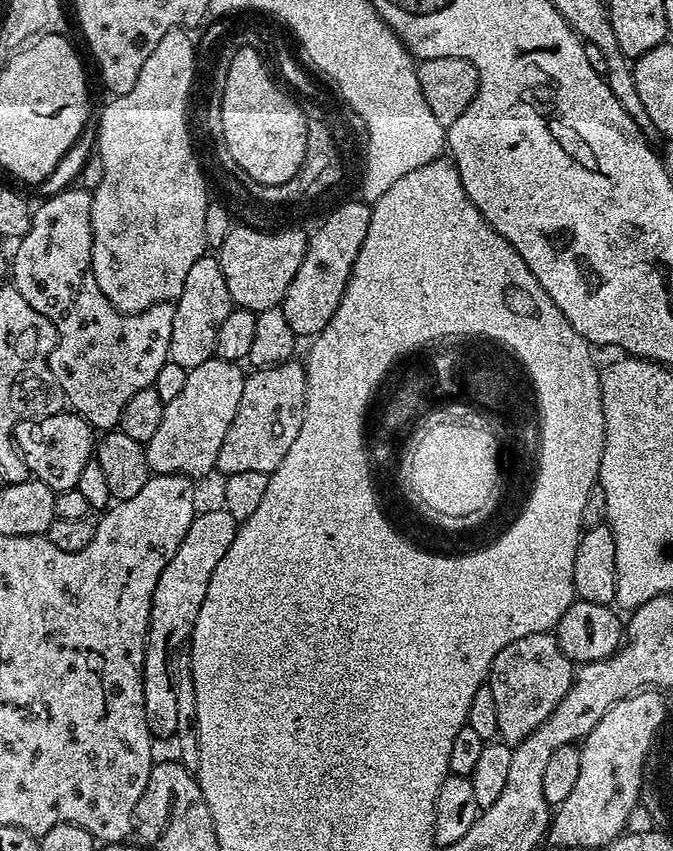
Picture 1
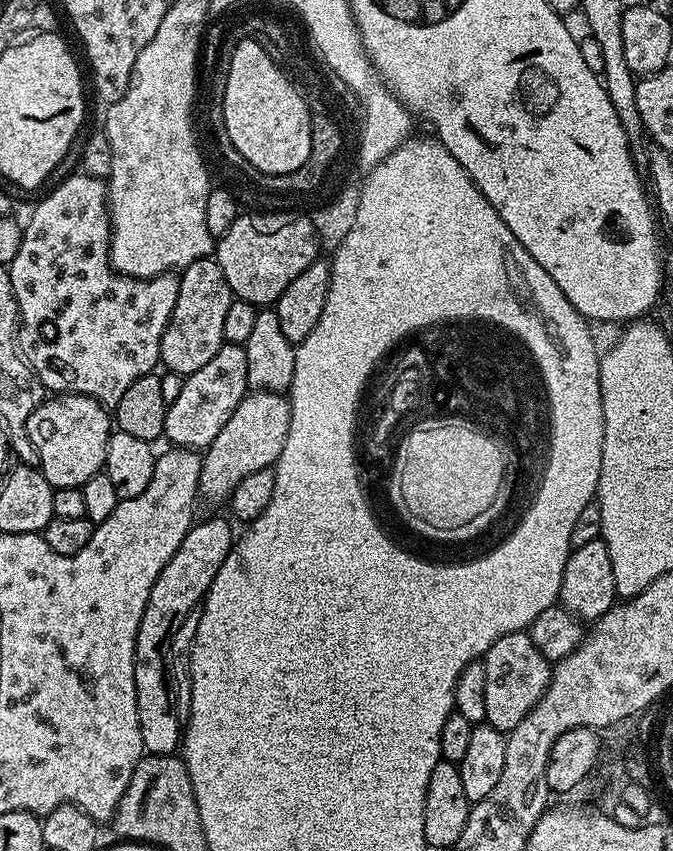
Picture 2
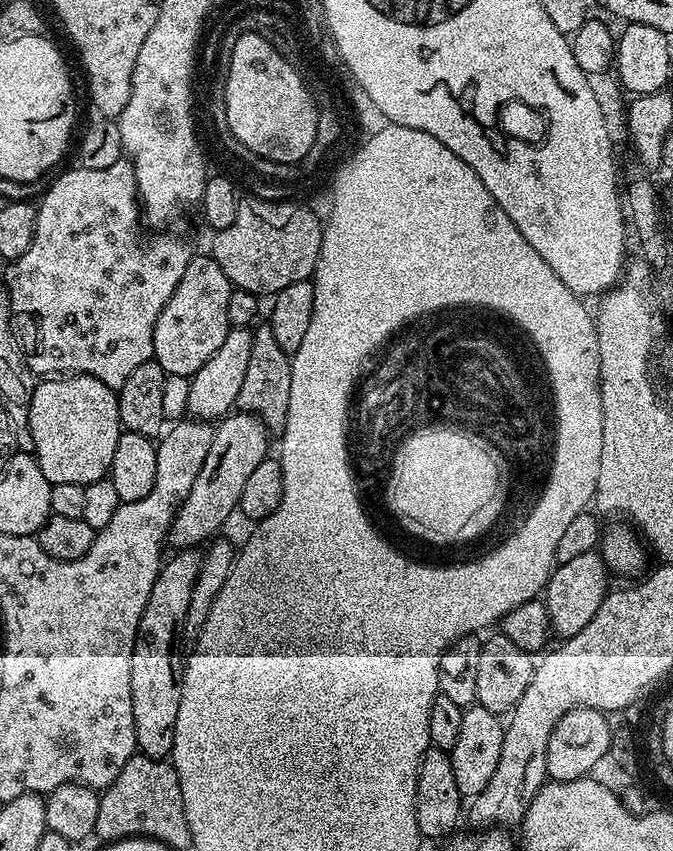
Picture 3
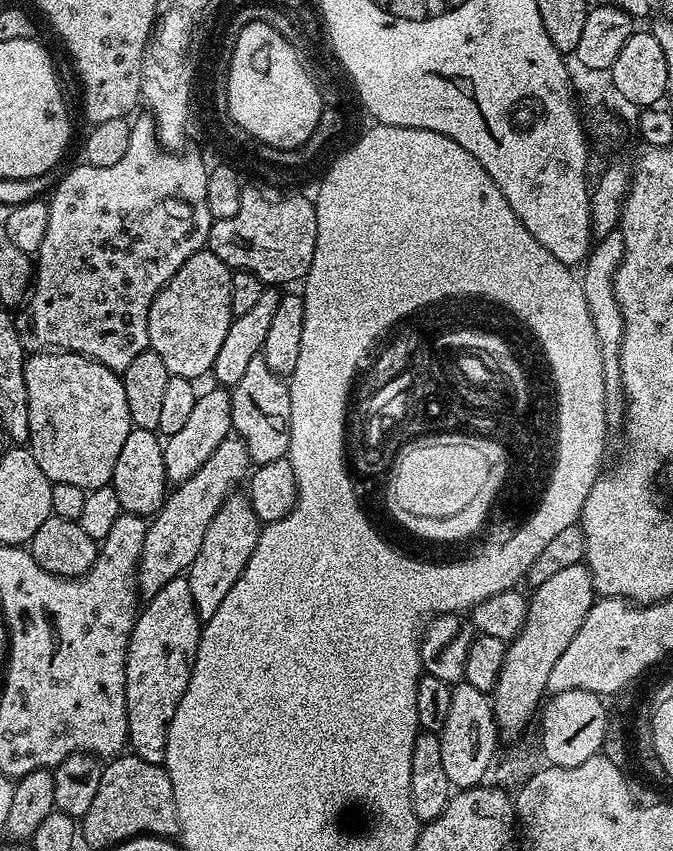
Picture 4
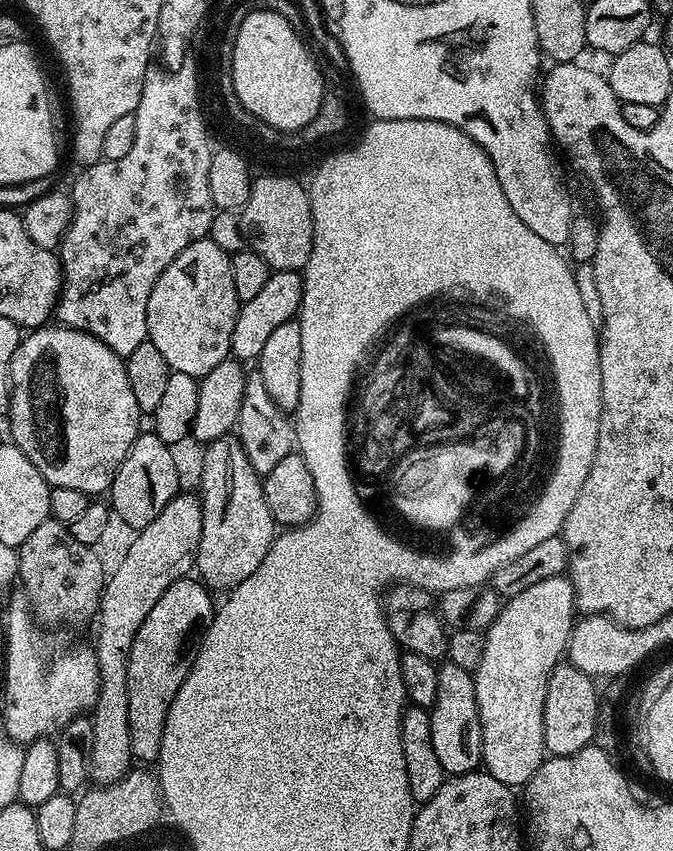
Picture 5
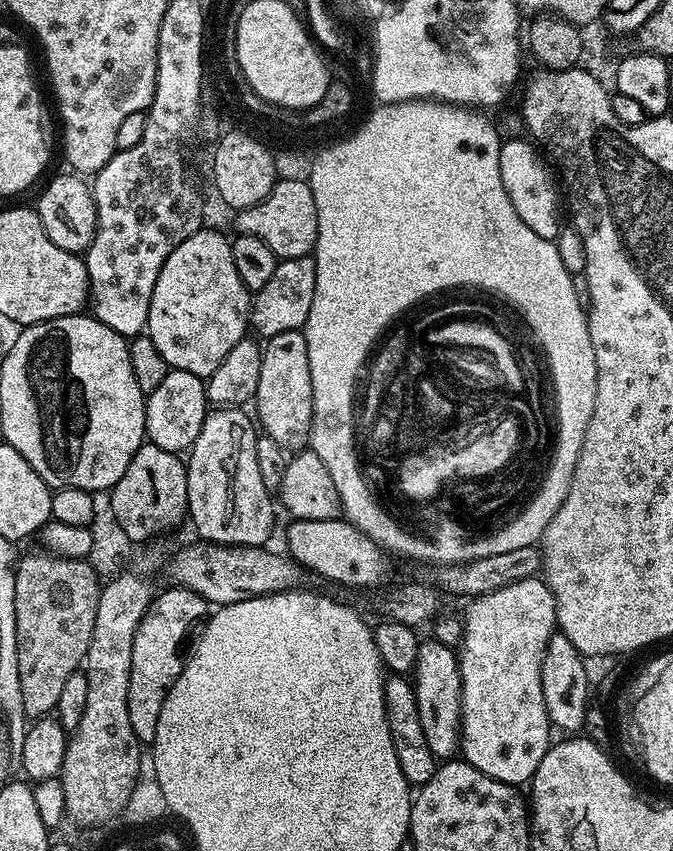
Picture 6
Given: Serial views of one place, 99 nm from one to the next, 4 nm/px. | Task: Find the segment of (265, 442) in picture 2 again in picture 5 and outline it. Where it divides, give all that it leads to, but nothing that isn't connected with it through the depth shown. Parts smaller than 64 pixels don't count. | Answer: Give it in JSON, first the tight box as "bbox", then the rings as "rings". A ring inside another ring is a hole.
{"bbox":[88,494,202,785],"rings":[[[178,494],[170,502],[166,502],[166,506],[162,510],[162,514],[158,514],[158,518],[154,518],[154,522],[150,522],[145,528],[139,529],[135,533],[136,536],[128,544],[128,549],[124,552],[124,557],[116,564],[116,569],[111,569],[110,575],[104,581],[104,592],[100,595],[100,610],[98,613],[98,621],[100,625],[96,628],[96,644],[94,643],[94,651],[96,654],[96,661],[98,662],[98,670],[100,671],[100,693],[96,699],[96,706],[90,713],[92,722],[92,729],[94,730],[94,746],[90,754],[90,762],[88,763],[89,777],[97,785],[112,784],[116,780],[120,780],[133,767],[134,757],[130,750],[130,718],[128,717],[128,659],[130,658],[130,646],[134,642],[134,634],[138,634],[138,626],[142,626],[142,622],[146,622],[146,614],[150,614],[150,609],[154,607],[154,602],[158,602],[158,598],[162,598],[162,594],[166,594],[166,590],[174,582],[185,579],[193,571],[196,554],[200,551],[200,539],[202,538],[202,506],[200,505],[199,495],[192,494],[192,496],[184,496],[185,494]]]}

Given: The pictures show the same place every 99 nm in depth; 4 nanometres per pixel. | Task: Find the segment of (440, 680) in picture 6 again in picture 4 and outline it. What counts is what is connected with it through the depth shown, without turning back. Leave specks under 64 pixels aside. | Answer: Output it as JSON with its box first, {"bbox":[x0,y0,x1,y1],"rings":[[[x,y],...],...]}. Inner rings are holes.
{"bbox":[438,682,498,789],"rings":[[[467,682],[455,685],[450,711],[446,714],[446,726],[442,726],[438,735],[442,746],[442,767],[446,769],[446,778],[450,778],[453,789],[481,787],[485,783],[484,775],[493,771],[497,759],[498,729],[489,693],[474,690],[474,686]]]}

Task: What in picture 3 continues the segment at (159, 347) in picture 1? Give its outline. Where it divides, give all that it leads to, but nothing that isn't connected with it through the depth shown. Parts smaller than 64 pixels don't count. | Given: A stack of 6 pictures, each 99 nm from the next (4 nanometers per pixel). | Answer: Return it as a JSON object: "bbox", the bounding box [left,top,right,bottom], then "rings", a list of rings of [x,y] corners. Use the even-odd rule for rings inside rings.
{"bbox":[6,158,194,390],"rings":[[[127,158],[114,162],[114,166],[106,166],[106,170],[73,166],[69,172],[62,173],[49,186],[48,193],[38,200],[34,238],[30,238],[30,246],[26,249],[26,254],[22,254],[7,265],[8,277],[6,277],[10,323],[29,372],[40,378],[48,378],[53,374],[93,376],[98,378],[98,382],[106,382],[106,386],[119,390],[126,382],[126,378],[130,378],[130,374],[134,374],[134,370],[142,366],[142,362],[153,359],[154,326],[158,322],[158,314],[162,314],[162,306],[170,302],[170,294],[174,294],[182,274],[186,274],[186,266],[192,260],[194,252],[193,249],[188,249],[186,241],[179,240],[176,236],[164,236],[168,234],[157,235],[160,237],[153,244],[143,248],[140,245],[140,228],[142,229],[142,209],[140,198],[136,195],[136,175],[132,169],[132,161]]]}

